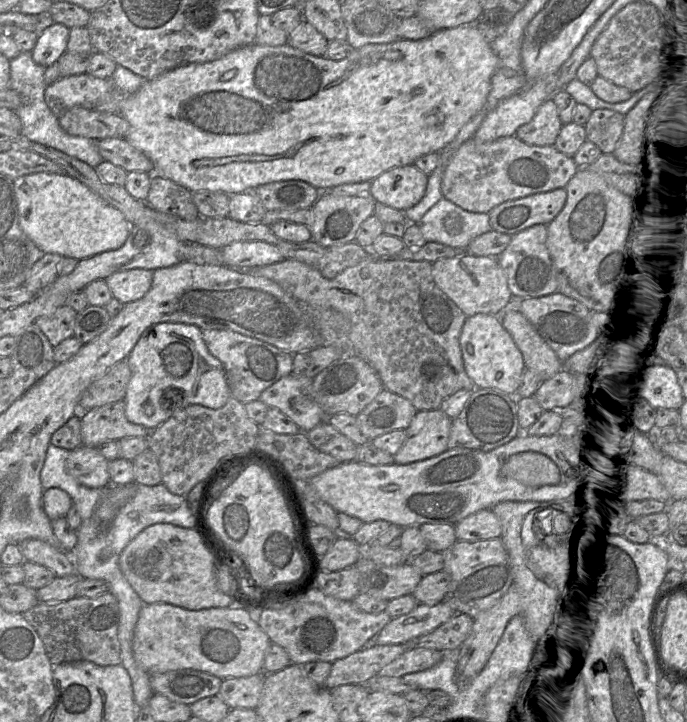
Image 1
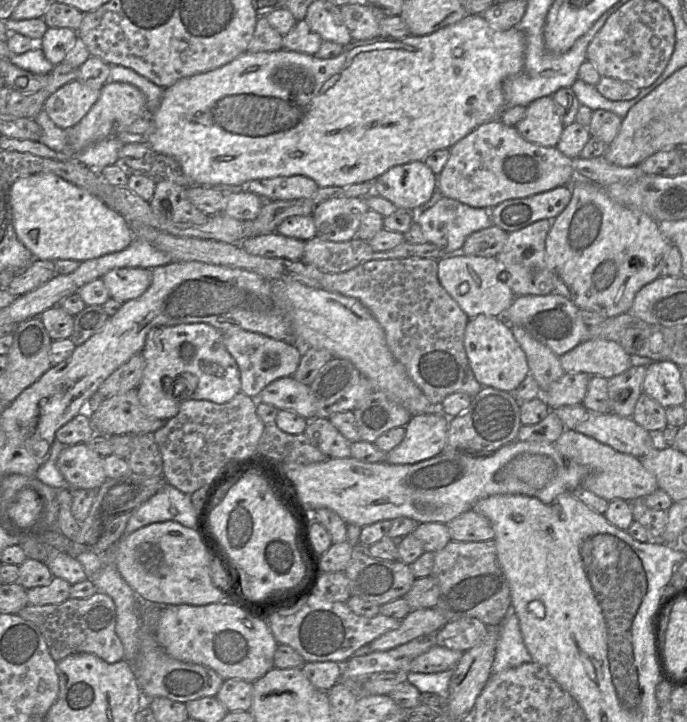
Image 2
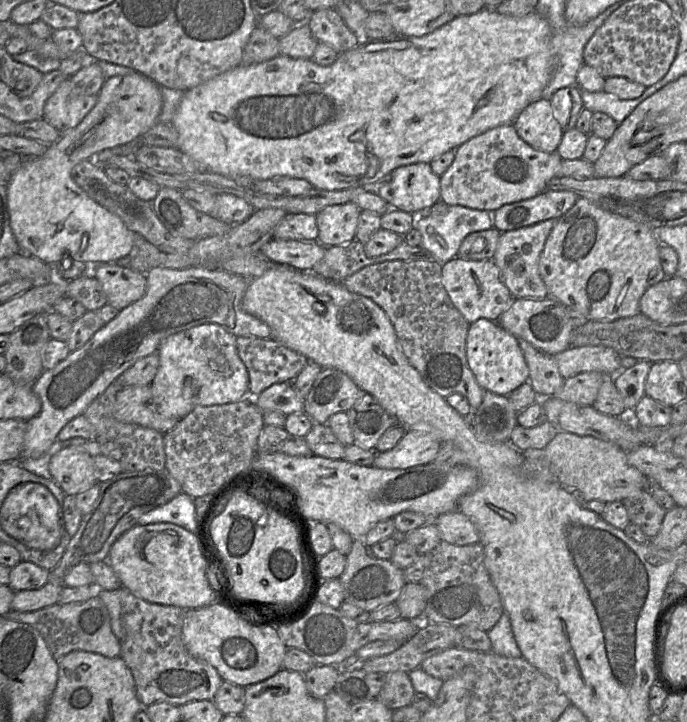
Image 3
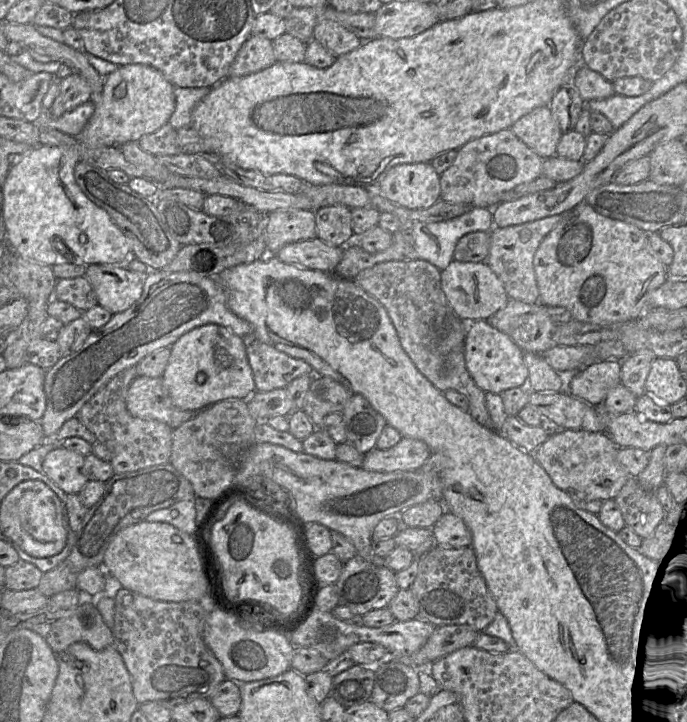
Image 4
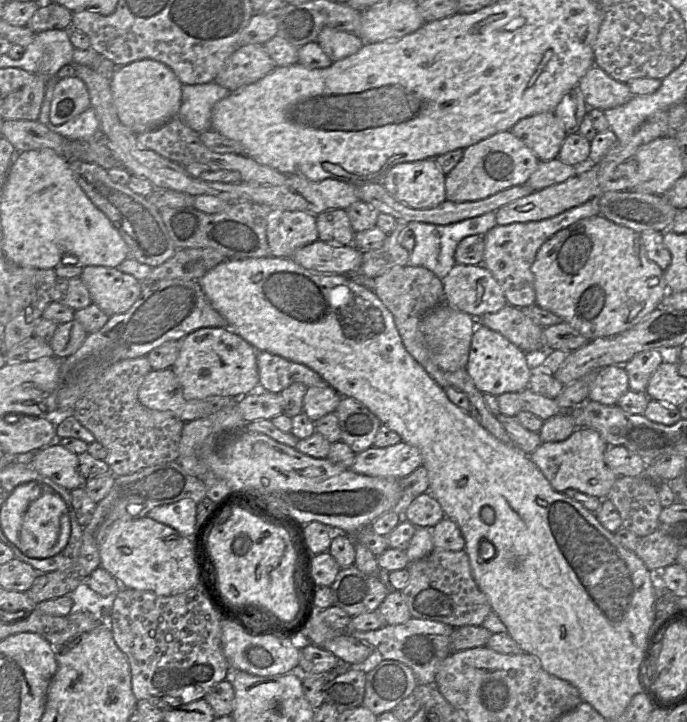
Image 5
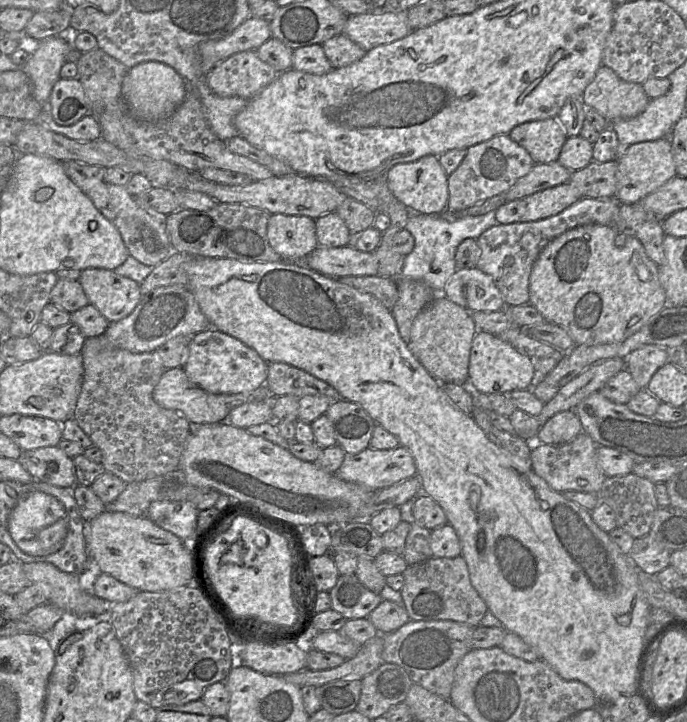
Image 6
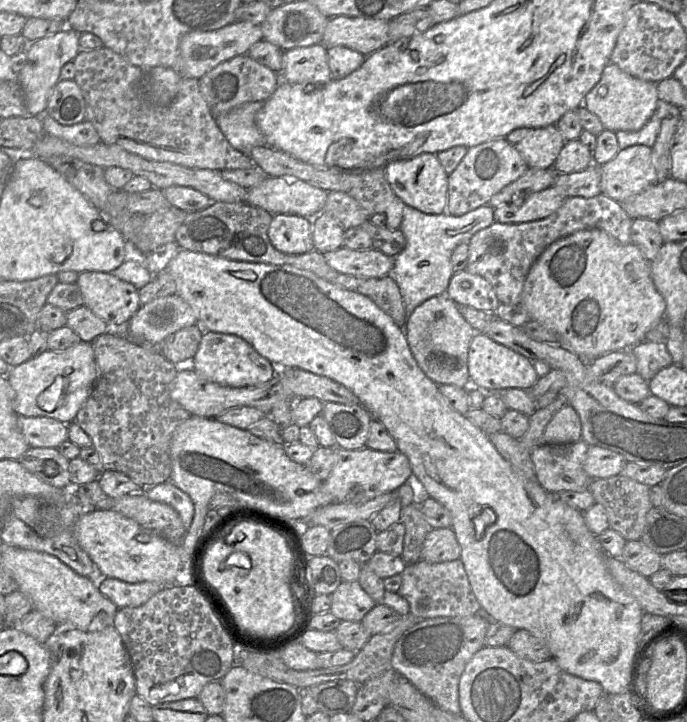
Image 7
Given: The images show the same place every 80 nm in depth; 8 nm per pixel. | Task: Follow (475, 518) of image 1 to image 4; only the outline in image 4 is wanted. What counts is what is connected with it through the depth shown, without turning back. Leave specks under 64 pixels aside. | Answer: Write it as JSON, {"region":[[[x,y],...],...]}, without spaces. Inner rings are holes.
{"region":[[[450,511],[432,527],[432,536],[437,545],[450,548],[471,547],[472,535],[464,521]]]}

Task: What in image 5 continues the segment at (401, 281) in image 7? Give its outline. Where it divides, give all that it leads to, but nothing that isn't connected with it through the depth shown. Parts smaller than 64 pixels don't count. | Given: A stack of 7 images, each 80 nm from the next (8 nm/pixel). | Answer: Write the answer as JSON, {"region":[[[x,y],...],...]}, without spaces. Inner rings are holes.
{"region":[[[487,212],[480,216],[467,218],[465,220],[447,224],[437,225],[423,222],[409,222],[407,227],[414,233],[415,246],[410,253],[409,266],[421,266],[432,271],[437,277],[443,279],[456,264],[455,251],[458,243],[465,237],[471,235],[485,235],[497,225],[495,212]]]}

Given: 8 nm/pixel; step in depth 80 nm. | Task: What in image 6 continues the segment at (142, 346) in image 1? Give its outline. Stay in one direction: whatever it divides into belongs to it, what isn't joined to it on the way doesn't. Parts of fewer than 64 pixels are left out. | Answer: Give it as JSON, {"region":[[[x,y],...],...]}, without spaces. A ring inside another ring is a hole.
{"region":[[[209,327],[192,336],[189,355],[182,368],[189,380],[206,392],[213,394],[237,394],[253,391],[266,383],[268,362],[241,340]]]}

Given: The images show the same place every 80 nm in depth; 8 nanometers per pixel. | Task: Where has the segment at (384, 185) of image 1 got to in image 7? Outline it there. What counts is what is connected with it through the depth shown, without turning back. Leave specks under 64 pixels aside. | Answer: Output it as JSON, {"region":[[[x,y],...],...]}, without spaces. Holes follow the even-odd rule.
{"region":[[[423,153],[412,159],[398,160],[384,167],[386,179],[395,195],[407,206],[425,214],[443,214],[447,210],[448,174],[437,155]]]}

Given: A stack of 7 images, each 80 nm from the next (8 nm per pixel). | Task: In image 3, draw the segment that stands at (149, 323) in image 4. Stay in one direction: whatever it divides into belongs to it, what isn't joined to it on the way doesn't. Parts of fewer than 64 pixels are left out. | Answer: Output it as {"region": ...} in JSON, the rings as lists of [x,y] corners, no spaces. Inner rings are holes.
{"region":[[[153,267],[145,275],[147,287],[142,298],[120,310],[111,321],[96,331],[81,348],[71,352],[54,368],[44,370],[33,382],[31,387],[41,401],[41,411],[26,421],[27,426],[20,459],[35,459],[47,452],[57,440],[60,430],[70,420],[83,414],[88,405],[137,360],[157,353],[161,342],[172,334],[202,324],[215,323],[236,337],[271,338],[269,326],[242,308],[242,299],[250,279],[223,269],[208,270],[201,267],[183,269]]]}

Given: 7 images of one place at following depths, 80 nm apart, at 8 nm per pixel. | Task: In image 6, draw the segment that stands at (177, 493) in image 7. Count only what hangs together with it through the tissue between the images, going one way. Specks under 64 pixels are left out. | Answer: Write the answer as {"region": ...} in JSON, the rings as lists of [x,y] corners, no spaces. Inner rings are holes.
{"region":[[[156,501],[145,517],[184,542],[197,530],[197,507],[189,501]]]}

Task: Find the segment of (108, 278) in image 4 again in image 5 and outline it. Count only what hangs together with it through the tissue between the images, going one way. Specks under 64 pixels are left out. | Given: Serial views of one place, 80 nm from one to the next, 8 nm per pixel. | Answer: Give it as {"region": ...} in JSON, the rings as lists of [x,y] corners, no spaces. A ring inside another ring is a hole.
{"region":[[[87,266],[80,279],[93,303],[109,317],[127,312],[143,290],[142,282],[117,268]]]}

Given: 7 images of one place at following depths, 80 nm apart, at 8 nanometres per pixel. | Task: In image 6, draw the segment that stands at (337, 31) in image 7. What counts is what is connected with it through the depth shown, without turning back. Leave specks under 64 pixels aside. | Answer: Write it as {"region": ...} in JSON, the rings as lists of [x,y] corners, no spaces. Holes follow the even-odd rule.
{"region":[[[408,10],[397,13],[367,13],[348,16],[341,34],[365,51],[404,38],[412,31]]]}

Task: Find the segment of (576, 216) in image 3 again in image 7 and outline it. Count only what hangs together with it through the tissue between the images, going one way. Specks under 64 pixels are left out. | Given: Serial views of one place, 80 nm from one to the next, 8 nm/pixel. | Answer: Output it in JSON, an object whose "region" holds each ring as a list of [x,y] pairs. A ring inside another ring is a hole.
{"region":[[[584,229],[556,240],[550,244],[538,257],[531,267],[524,283],[521,306],[528,312],[531,320],[537,321],[554,330],[559,337],[559,345],[572,351],[586,362],[614,351],[629,350],[644,341],[646,334],[664,319],[666,302],[657,291],[651,277],[651,262],[641,253],[633,243],[623,245],[602,229]]]}

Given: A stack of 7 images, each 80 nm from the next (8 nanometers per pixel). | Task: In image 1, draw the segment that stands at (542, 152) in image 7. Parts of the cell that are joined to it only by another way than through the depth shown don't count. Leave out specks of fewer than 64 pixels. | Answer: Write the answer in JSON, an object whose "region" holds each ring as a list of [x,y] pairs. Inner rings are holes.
{"region":[[[551,97],[540,105],[530,122],[518,128],[515,135],[530,145],[551,146],[562,125],[557,105]]]}

